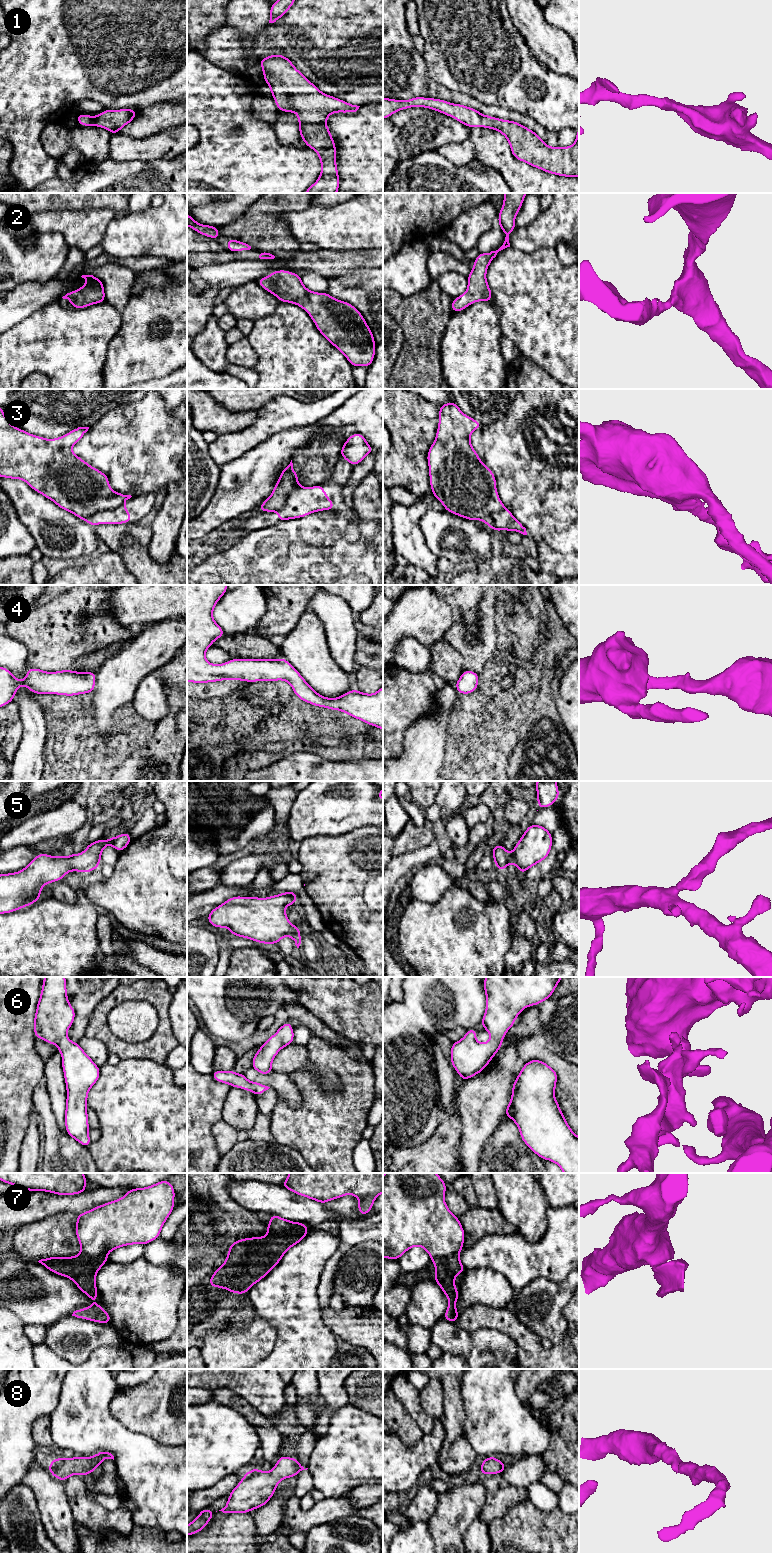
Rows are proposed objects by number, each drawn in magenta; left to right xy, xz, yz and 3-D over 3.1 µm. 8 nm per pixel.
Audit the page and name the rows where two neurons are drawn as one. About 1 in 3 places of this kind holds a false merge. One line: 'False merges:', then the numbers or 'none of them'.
False merges: 3, 7

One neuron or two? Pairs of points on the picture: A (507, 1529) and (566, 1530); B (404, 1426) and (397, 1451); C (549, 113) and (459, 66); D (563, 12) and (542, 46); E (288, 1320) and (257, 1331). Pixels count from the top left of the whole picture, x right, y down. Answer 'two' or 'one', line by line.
A: one
B: two
C: one
D: two
E: two

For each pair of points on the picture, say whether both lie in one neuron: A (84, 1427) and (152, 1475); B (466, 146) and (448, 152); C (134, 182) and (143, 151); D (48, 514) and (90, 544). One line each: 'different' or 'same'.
A: same
B: same
C: different
D: same

